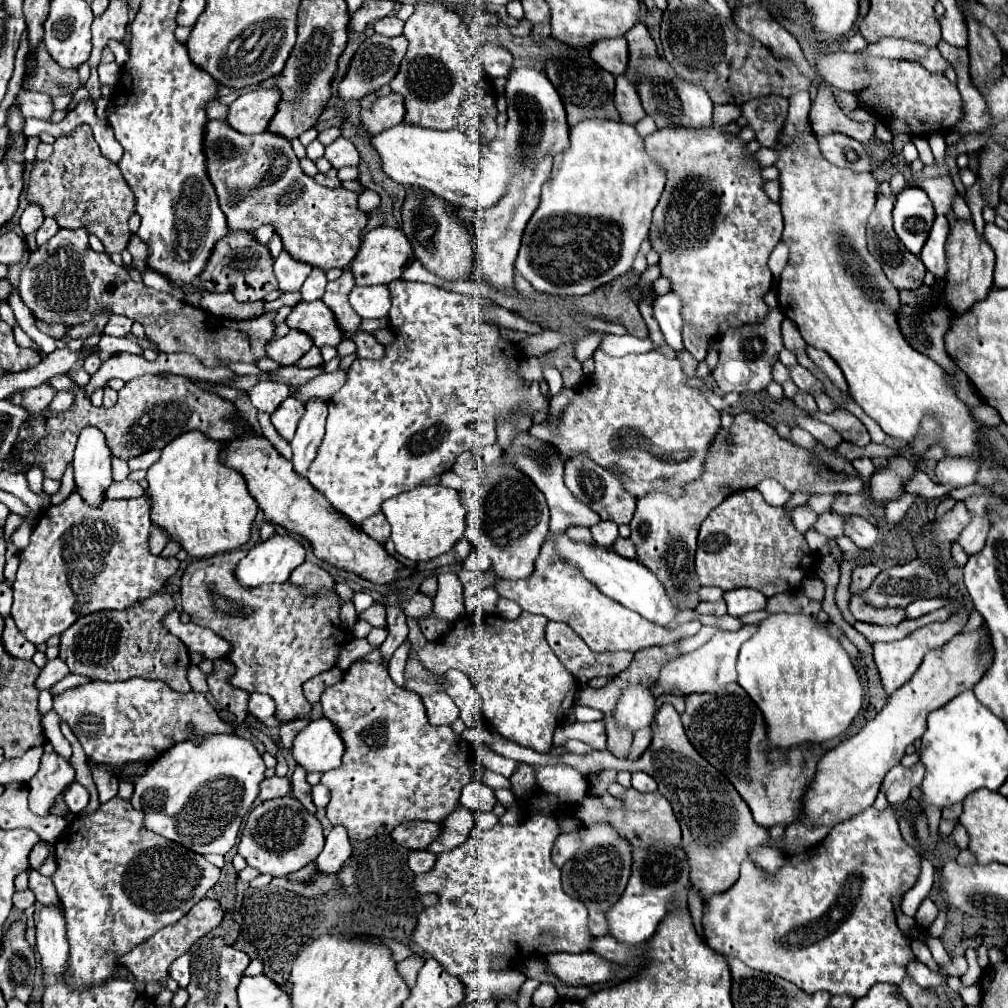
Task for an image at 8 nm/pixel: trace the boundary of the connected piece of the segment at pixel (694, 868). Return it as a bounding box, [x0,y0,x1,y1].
[616,703,828,901]

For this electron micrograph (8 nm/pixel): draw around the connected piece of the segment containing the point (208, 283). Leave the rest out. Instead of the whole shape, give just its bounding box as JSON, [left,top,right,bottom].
[200,231,278,301]

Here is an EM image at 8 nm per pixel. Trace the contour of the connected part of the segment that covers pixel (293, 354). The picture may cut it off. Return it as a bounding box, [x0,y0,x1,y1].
[266,331,312,367]

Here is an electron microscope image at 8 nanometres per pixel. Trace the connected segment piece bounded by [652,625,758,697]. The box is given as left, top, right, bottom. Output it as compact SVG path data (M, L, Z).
M744 625L738 631L716 631L716 635L702 647L698 647L696 651L680 655L672 659L668 665L664 665L658 687L652 689L652 693L656 697L660 697L664 691L670 691L670 689L680 689L684 695L714 693L714 691L720 691L724 685L734 683L736 681L736 657L738 657L740 645L748 641L756 633L756 629L758 625Z

